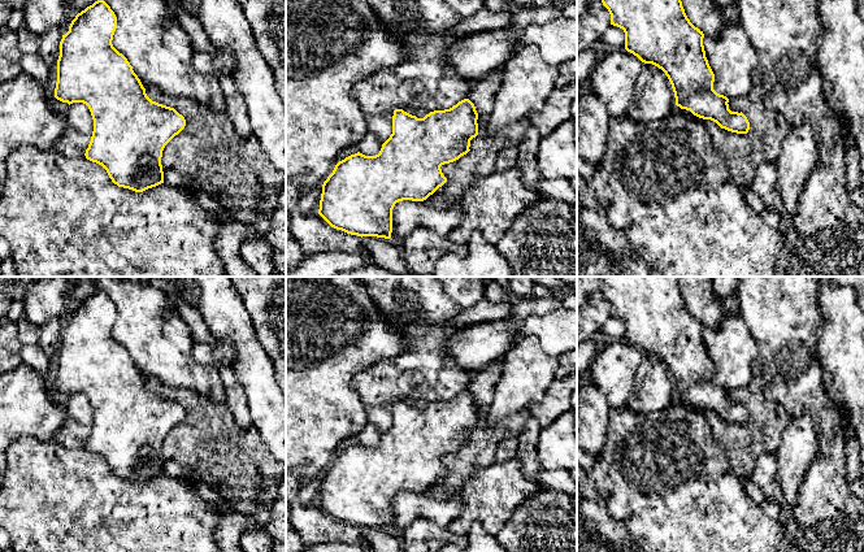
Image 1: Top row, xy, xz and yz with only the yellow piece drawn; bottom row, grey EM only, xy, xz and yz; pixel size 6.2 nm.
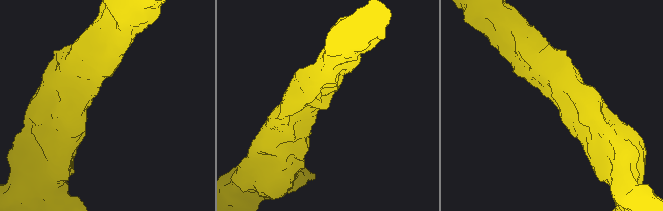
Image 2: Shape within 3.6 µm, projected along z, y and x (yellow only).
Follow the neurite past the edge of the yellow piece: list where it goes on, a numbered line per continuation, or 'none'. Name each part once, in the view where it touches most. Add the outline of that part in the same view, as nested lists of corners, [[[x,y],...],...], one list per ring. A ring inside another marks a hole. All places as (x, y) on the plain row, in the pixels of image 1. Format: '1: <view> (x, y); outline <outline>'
none

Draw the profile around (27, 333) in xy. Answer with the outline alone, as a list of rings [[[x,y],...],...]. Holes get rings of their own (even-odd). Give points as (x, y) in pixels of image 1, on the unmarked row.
[[[23,316],[16,322],[18,329],[18,340],[21,345],[38,344],[42,329],[29,322]]]

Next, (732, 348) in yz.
[[[725,312],[718,327],[704,326],[703,336],[715,365],[713,381],[728,390],[747,387],[759,351],[741,314]]]

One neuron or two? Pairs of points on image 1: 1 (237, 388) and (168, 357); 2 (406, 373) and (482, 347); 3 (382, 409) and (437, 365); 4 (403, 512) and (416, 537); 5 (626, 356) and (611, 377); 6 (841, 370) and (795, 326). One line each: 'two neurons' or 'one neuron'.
1: two neurons
2: two neurons
3: one neuron
4: two neurons
5: one neuron
6: two neurons

